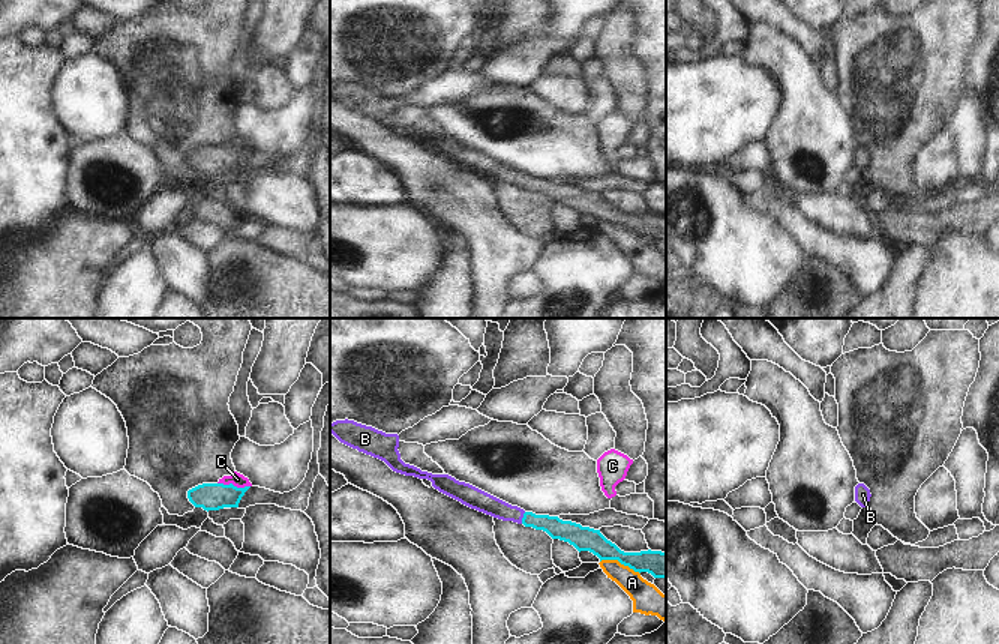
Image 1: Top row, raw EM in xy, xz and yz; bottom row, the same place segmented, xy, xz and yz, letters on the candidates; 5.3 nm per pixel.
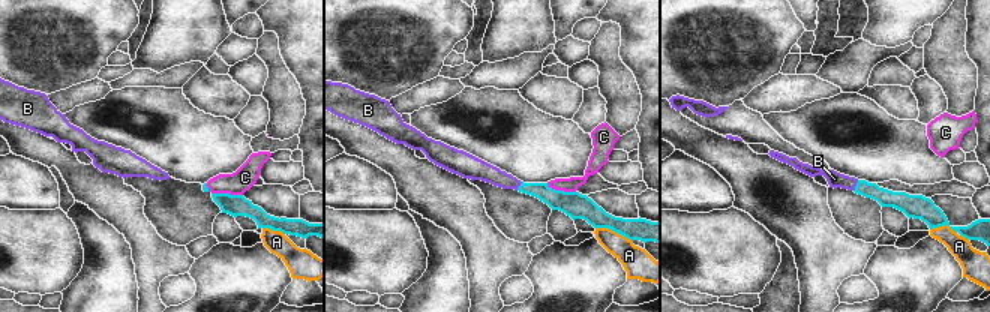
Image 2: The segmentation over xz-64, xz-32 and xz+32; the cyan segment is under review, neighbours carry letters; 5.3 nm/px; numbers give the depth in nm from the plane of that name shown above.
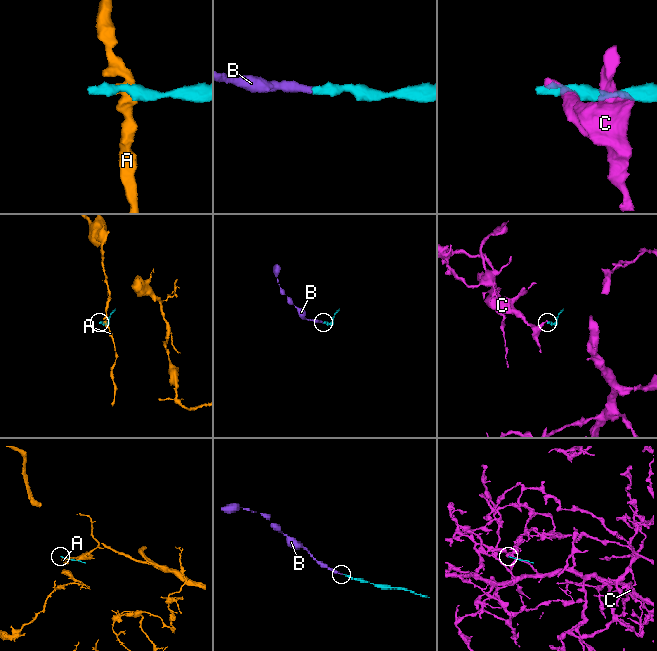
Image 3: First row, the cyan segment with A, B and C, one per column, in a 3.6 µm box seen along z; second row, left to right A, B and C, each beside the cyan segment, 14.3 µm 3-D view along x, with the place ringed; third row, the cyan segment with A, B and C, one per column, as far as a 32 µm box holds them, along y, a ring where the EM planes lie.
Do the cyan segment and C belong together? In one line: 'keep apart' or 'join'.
keep apart

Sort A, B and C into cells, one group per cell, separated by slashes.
A / B / C

